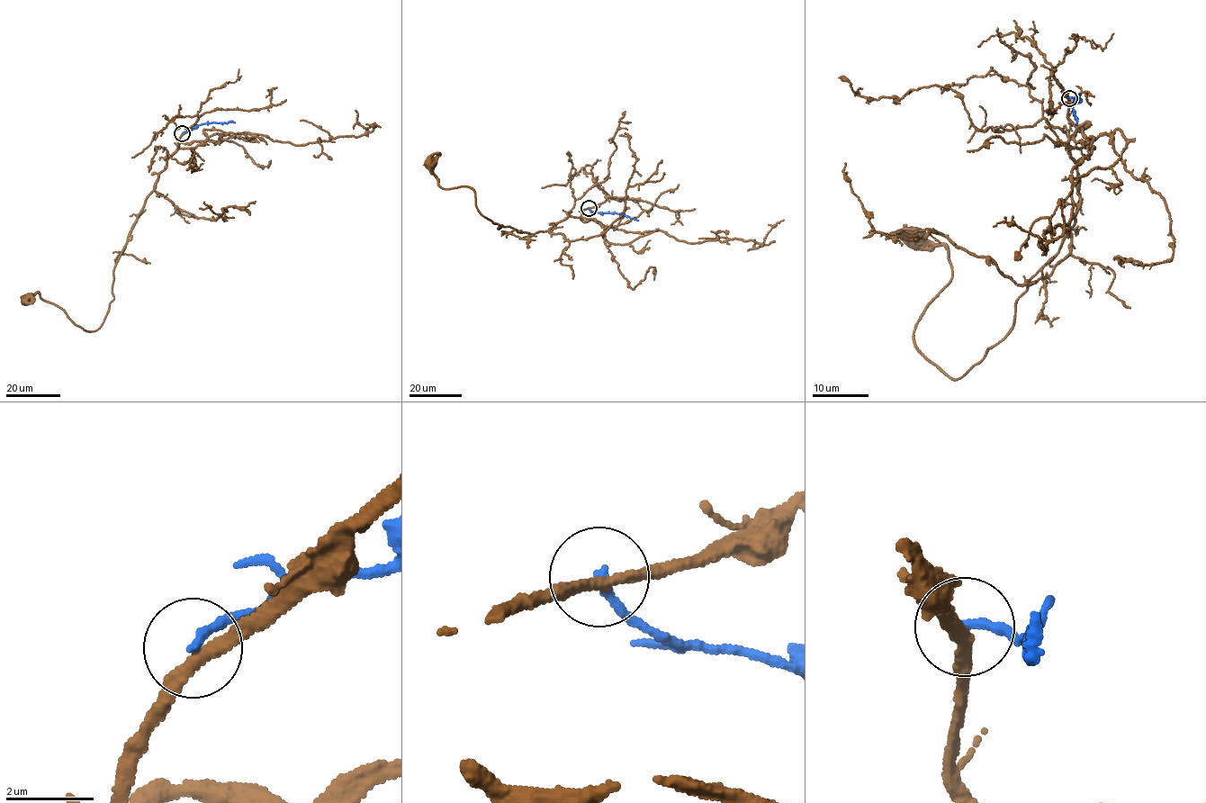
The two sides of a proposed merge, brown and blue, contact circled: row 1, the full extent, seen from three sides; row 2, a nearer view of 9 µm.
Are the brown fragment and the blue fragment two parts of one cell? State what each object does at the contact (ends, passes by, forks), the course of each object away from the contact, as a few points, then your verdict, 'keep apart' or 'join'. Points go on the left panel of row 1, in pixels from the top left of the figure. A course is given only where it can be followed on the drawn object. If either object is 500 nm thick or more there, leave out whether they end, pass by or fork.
brown passes by; blue ends; course brown (182, 133), (119, 256), (113, 299), (103, 324), (86, 331), (40, 294), (27, 299); course blue (182, 133), (202, 123), (234, 122); keep apart

